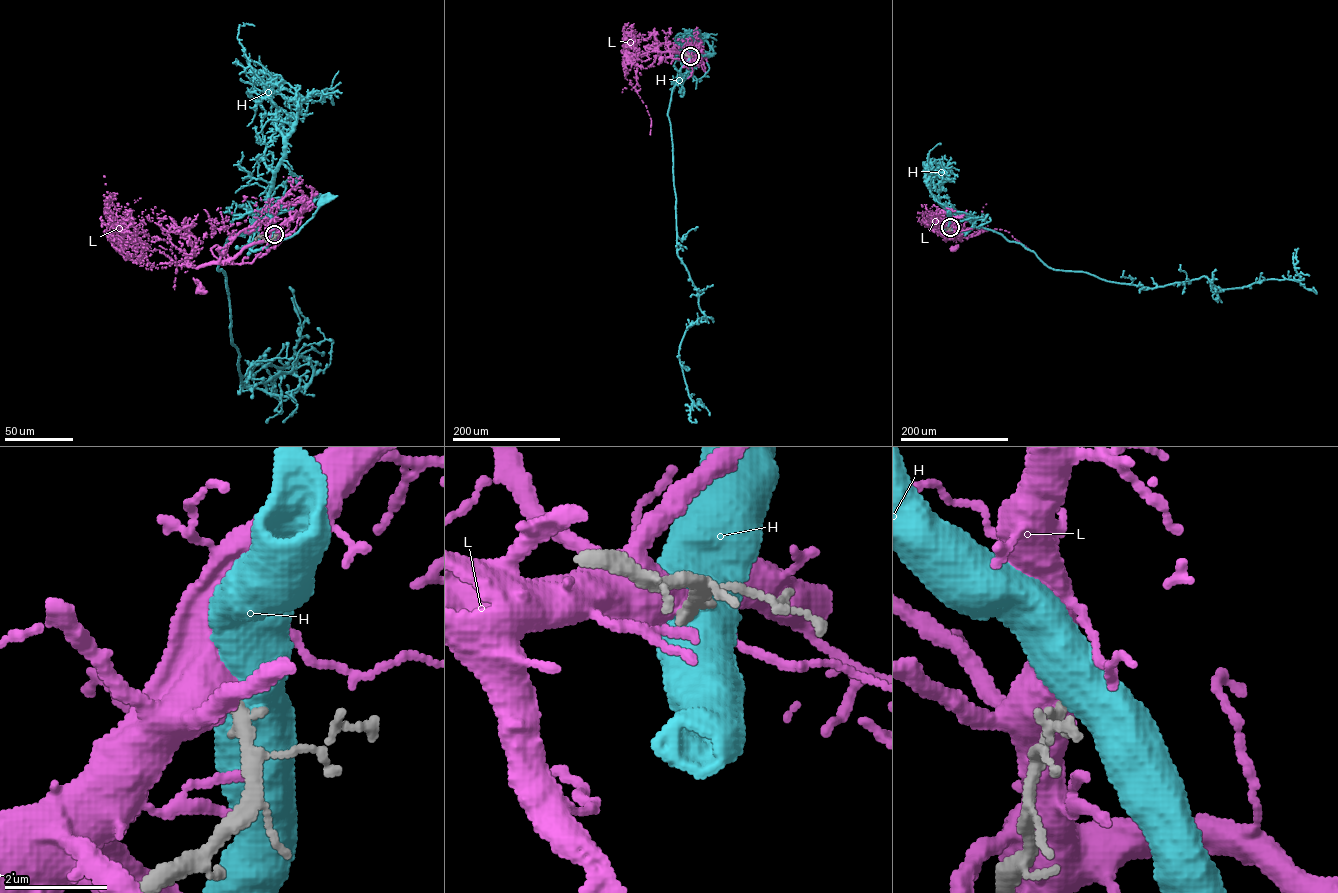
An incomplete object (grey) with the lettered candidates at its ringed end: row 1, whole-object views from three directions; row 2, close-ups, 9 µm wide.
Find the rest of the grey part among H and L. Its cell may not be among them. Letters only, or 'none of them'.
none of them

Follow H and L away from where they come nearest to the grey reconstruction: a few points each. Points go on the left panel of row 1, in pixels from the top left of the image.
H: (274, 234), (272, 224), (271, 242), (291, 236), (312, 217), (324, 198)
L: (274, 234), (224, 261), (196, 267), (183, 262), (201, 291)

